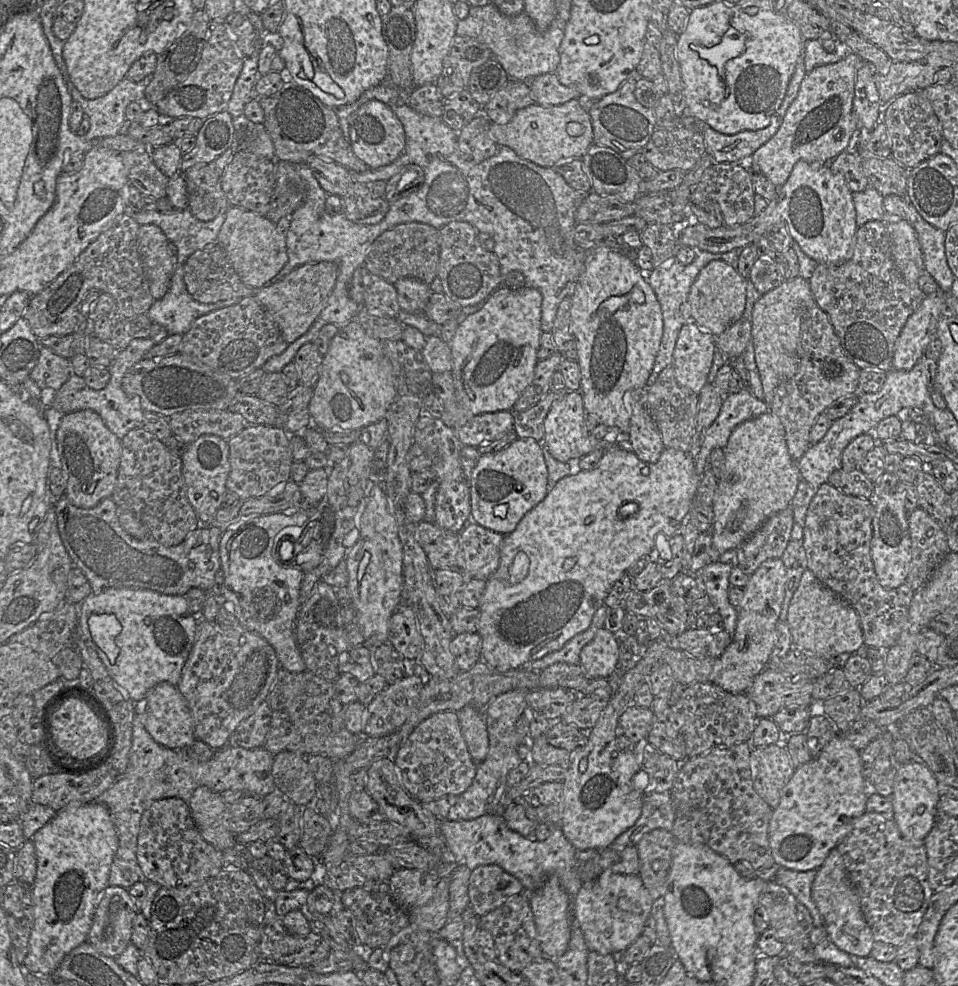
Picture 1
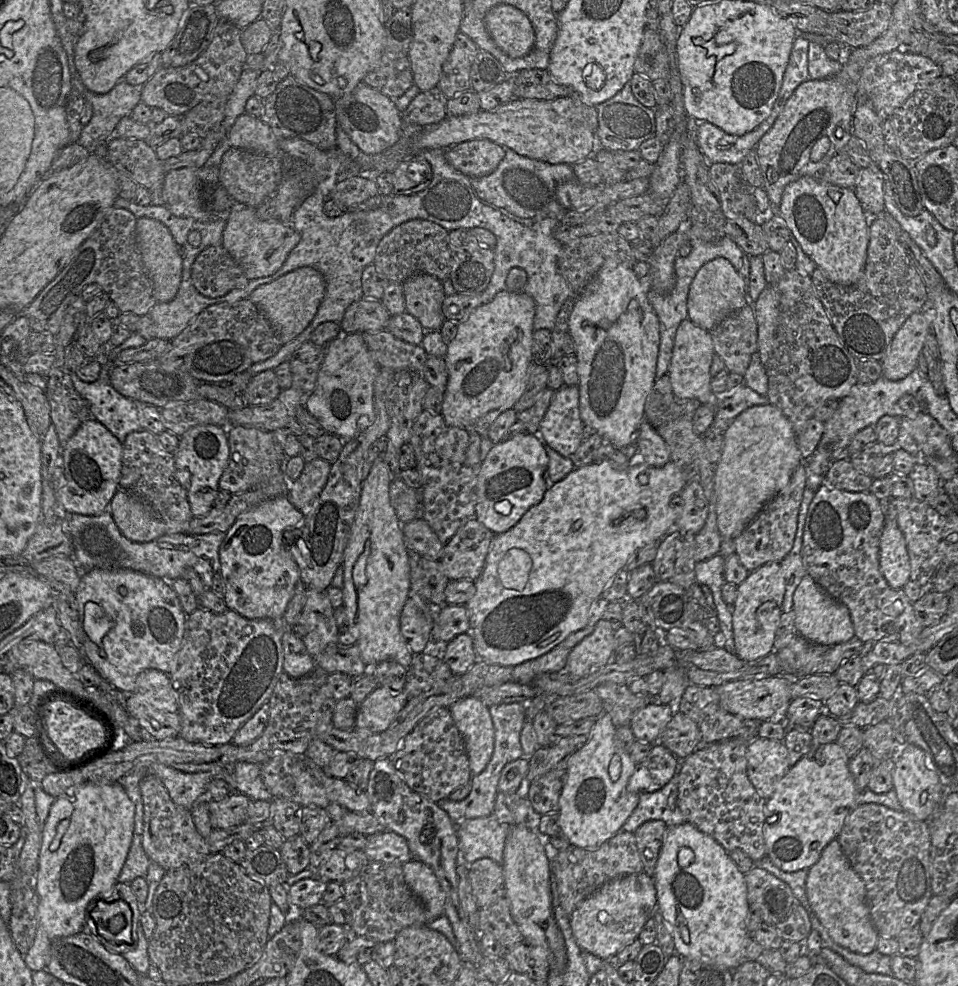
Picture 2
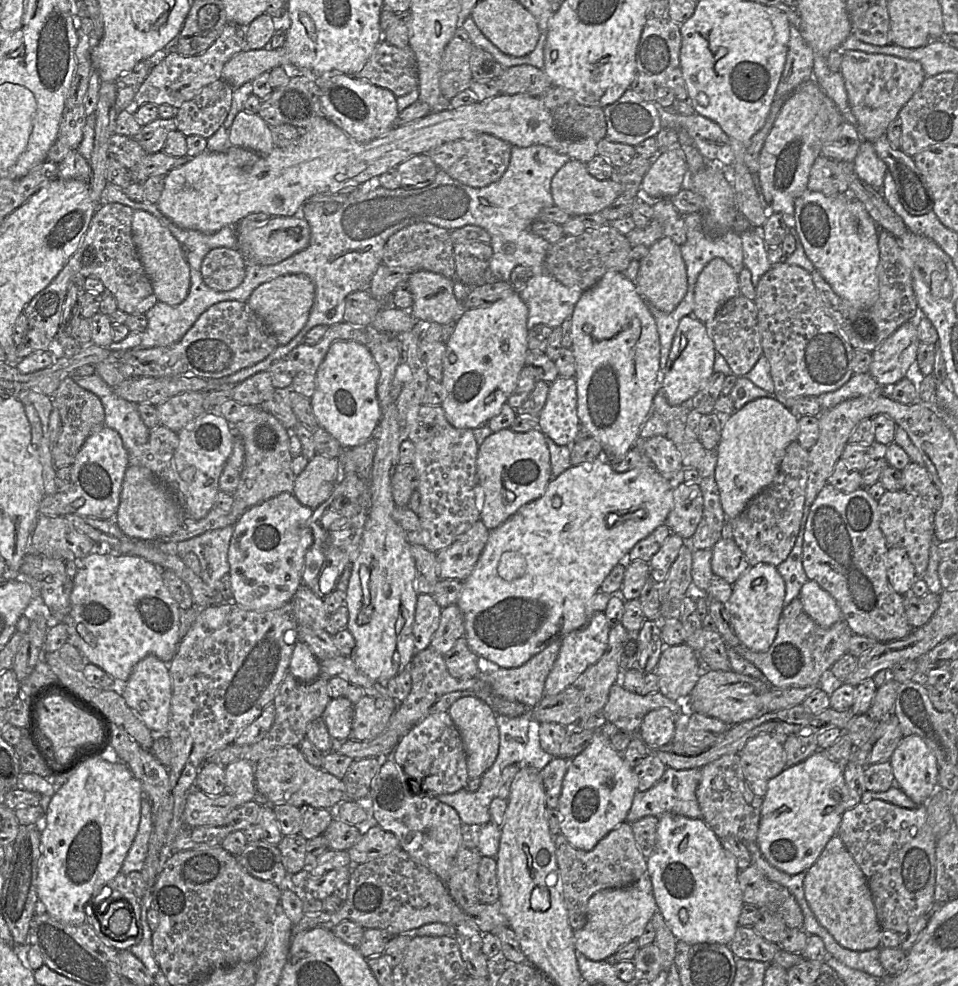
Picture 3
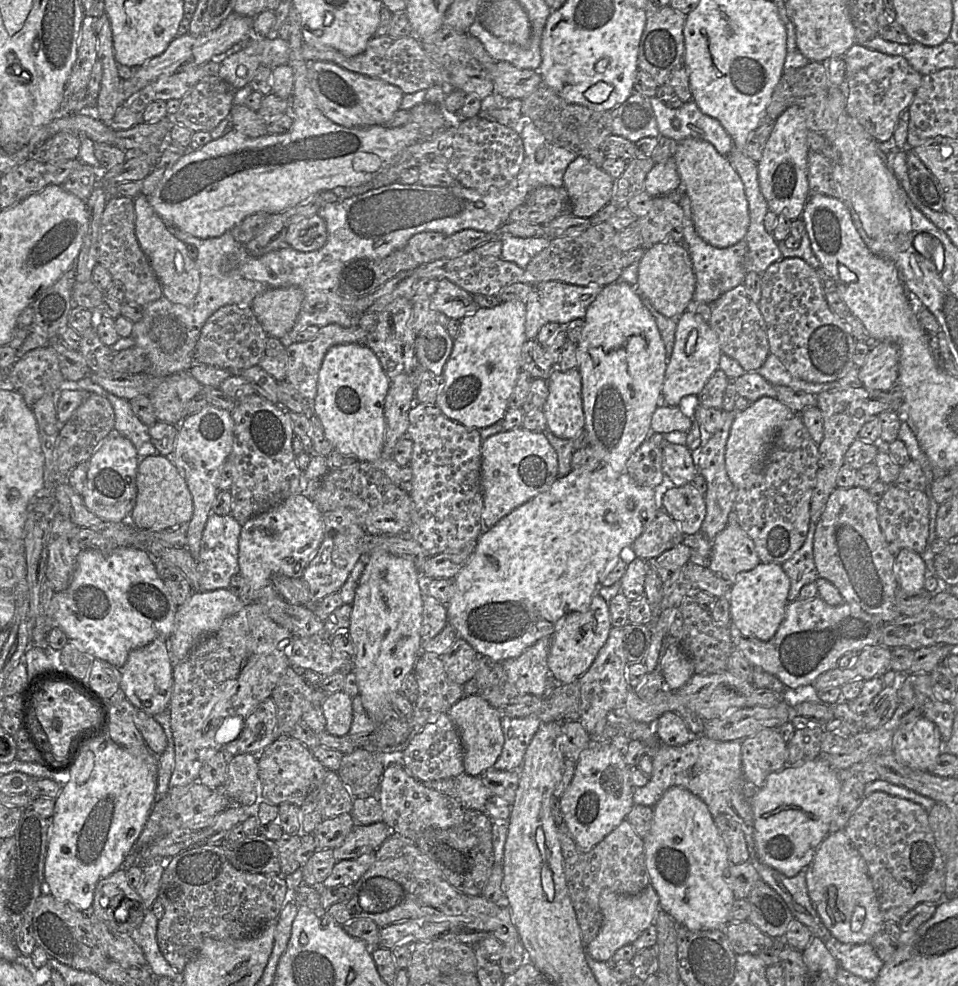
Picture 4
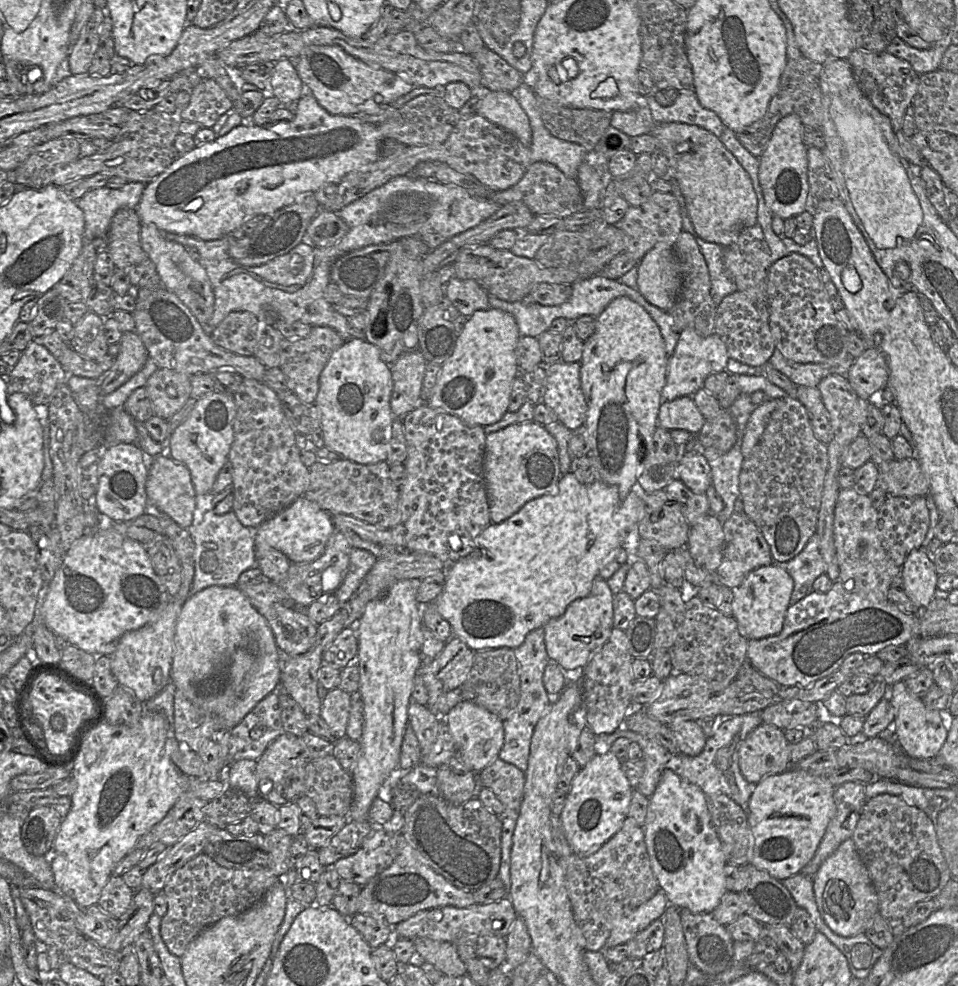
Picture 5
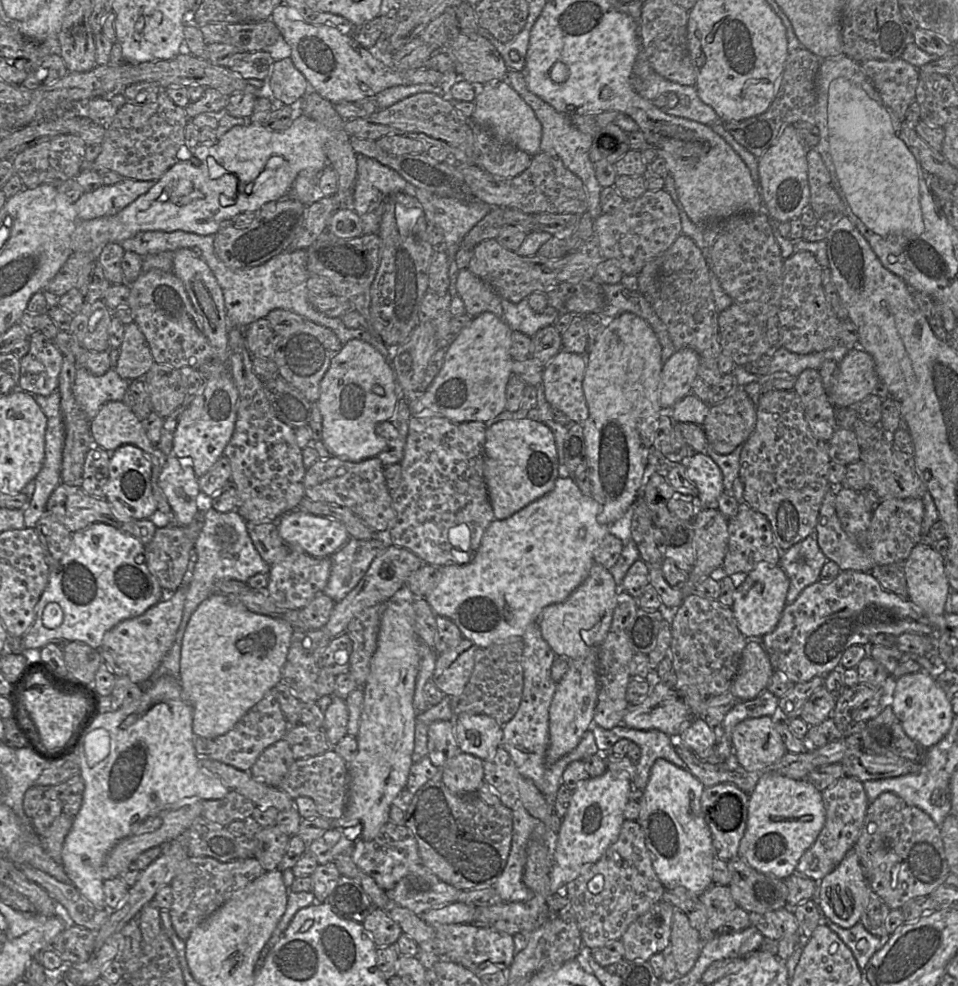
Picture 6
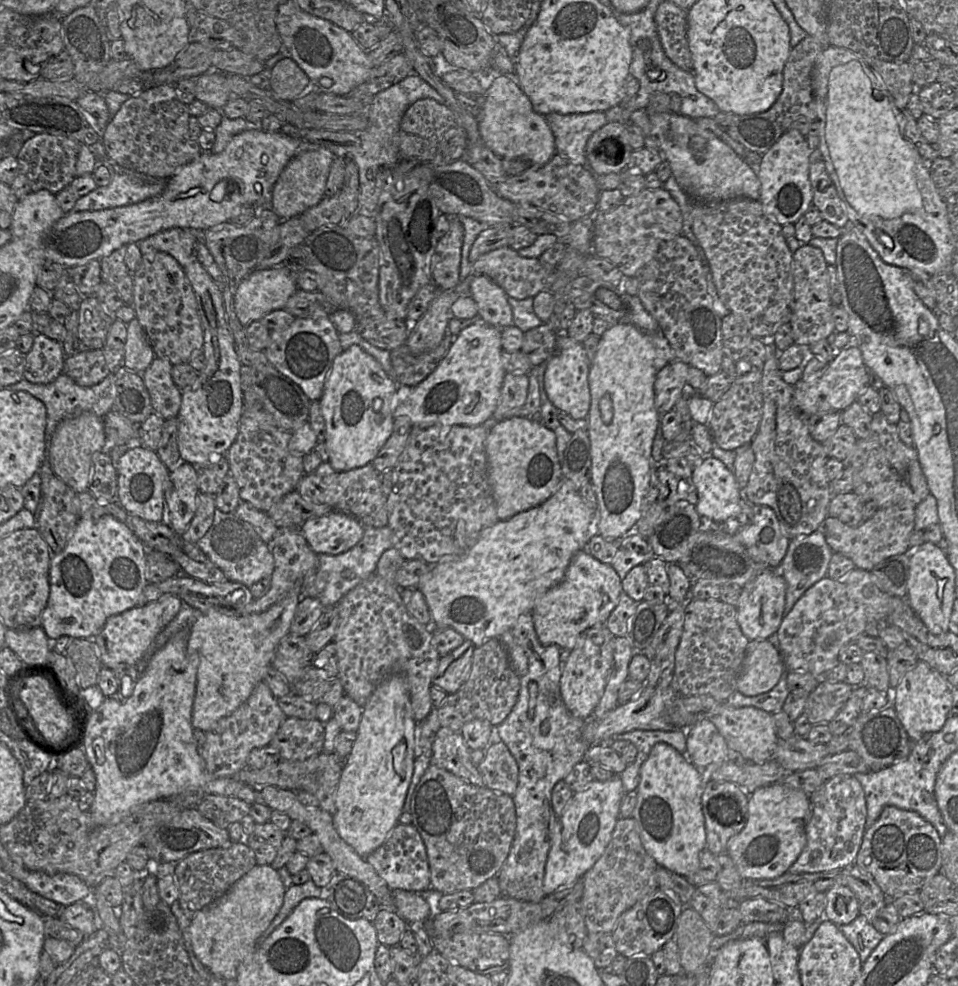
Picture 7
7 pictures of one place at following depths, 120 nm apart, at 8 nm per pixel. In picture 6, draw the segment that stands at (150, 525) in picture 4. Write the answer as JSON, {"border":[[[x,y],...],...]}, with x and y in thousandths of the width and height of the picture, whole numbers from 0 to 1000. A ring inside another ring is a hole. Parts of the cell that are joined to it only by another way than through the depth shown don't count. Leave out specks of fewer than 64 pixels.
{"border":[[[180,457],[180,460],[174,462],[173,468],[168,475],[165,484],[165,493],[170,497],[185,530],[189,533],[196,533],[200,530],[208,519],[206,504],[209,500],[209,494],[207,484],[204,482],[198,469],[184,463]]]}

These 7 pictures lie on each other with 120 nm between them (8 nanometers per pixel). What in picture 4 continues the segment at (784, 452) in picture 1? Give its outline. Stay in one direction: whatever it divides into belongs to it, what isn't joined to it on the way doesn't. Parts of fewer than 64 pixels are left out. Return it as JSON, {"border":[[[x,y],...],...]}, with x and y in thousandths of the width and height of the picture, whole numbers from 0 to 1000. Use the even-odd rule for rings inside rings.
{"border":[[[795,403],[770,419],[764,429],[757,455],[757,474],[767,495],[776,494],[780,480],[792,480],[818,429],[830,420],[811,405]]]}

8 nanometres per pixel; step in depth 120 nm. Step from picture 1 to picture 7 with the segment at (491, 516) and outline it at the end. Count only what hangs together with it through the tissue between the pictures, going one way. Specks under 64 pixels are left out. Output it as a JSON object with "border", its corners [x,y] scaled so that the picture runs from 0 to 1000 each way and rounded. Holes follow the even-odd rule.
{"border":[[[553,423],[528,424],[510,436],[506,446],[506,455],[509,491],[522,528],[530,527],[544,519],[567,511],[580,499],[587,486],[586,470],[581,461],[580,441],[567,429],[561,429]]]}

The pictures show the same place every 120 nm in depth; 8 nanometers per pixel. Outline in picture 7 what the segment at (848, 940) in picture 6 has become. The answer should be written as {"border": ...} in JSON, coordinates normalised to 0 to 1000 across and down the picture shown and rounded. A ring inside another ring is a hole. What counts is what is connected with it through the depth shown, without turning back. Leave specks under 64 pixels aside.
{"border":[[[897,927],[888,936],[874,938],[897,968],[902,977],[924,948],[919,946],[903,929]]]}

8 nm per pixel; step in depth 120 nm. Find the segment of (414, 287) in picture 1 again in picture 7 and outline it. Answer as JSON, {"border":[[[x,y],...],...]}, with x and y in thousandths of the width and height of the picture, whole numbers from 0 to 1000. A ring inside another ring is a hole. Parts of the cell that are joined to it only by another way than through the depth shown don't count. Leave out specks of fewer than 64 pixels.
{"border":[[[493,277],[490,299],[499,311],[499,322],[508,329],[528,333],[535,330],[535,316],[530,299],[507,279]]]}

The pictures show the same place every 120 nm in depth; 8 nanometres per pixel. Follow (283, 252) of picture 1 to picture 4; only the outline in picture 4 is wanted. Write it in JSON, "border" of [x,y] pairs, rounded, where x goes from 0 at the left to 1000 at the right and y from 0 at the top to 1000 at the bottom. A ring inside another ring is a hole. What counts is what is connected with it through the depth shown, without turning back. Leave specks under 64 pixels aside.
{"border":[[[332,217],[305,227],[299,237],[299,251],[313,256],[334,253],[341,244],[339,224]]]}

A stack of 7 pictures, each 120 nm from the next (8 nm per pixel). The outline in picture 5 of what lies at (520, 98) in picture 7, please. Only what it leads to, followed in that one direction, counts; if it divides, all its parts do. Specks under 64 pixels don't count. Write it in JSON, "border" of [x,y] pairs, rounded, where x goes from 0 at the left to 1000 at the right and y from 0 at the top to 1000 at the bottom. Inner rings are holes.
{"border":[[[507,92],[498,105],[498,115],[553,149],[555,131],[552,120],[533,93]]]}

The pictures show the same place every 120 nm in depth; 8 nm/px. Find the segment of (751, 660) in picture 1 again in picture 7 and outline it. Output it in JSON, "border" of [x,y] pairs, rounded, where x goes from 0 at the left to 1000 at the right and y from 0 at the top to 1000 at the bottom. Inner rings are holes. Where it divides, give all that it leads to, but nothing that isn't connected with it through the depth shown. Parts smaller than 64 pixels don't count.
{"border":[[[801,577],[773,596],[768,615],[769,630],[775,642],[783,649],[802,649],[810,643],[818,626],[820,589],[809,577]]]}

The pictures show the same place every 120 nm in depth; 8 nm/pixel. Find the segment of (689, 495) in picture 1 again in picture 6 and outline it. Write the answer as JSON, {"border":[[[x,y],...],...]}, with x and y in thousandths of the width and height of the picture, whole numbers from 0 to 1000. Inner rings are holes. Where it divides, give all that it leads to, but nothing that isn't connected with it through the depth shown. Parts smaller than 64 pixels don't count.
{"border":[[[596,482],[582,484],[579,488],[578,495],[566,505],[555,509],[531,525],[526,527],[516,526],[506,539],[502,553],[495,560],[491,571],[486,573],[466,573],[460,575],[459,588],[444,604],[444,608],[456,625],[472,629],[480,638],[483,646],[493,650],[499,657],[508,657],[517,652],[528,650],[533,646],[545,646],[553,632],[562,631],[562,627],[570,615],[589,611],[614,585],[621,571],[621,559],[636,541],[636,533],[624,530],[623,524],[626,519],[627,512],[619,504],[610,502]]]}

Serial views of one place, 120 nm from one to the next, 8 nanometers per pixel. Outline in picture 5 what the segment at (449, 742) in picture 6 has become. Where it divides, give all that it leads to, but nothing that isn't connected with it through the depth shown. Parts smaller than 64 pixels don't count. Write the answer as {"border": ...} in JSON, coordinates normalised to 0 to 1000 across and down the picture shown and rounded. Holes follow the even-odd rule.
{"border":[[[429,711],[426,717],[426,733],[436,748],[439,761],[452,755],[459,742],[461,728],[446,716]]]}

